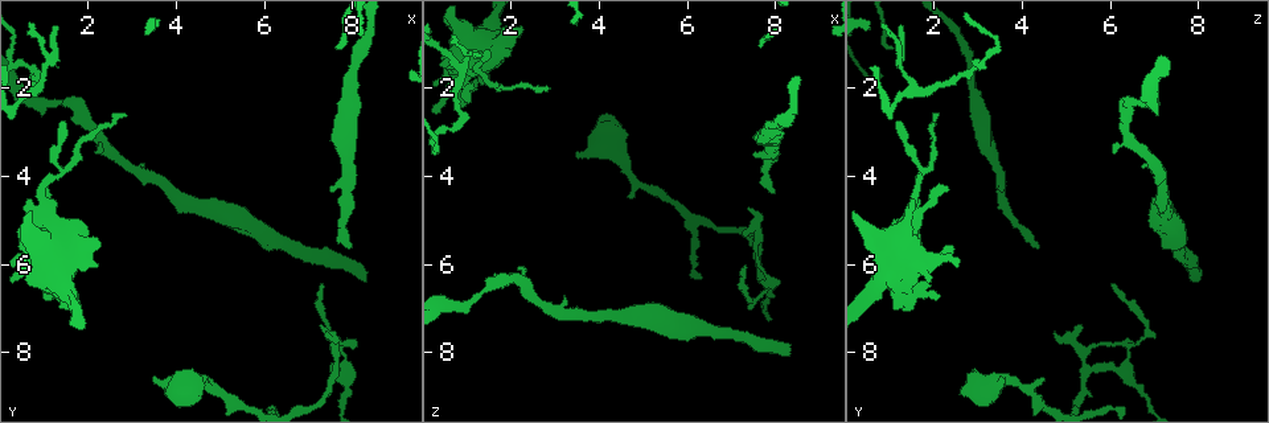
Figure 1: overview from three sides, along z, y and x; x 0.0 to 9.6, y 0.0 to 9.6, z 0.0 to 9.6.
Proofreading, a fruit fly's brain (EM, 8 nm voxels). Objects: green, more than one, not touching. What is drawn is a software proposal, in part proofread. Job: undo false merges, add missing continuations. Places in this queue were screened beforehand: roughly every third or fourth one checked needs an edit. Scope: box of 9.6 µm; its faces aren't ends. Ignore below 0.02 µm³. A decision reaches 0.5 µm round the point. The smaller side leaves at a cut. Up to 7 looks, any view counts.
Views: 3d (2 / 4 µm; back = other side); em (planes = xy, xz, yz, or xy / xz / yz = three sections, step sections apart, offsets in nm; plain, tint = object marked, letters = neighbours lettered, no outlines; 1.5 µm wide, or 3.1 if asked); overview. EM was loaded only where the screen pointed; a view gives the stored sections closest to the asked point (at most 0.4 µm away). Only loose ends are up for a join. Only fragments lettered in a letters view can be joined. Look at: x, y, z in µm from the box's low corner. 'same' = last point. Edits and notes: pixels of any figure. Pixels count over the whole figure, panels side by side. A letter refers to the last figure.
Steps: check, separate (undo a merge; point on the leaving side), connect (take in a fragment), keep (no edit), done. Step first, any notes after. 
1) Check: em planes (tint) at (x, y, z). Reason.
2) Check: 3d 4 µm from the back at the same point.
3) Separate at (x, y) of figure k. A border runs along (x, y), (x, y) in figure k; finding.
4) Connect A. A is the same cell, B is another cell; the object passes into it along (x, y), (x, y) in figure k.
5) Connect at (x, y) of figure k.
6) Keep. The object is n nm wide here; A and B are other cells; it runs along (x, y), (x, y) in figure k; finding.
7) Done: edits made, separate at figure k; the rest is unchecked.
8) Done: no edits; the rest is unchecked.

Check: 3d 4 µm at (8.30, 6.40, 8.05). End of a long branch.

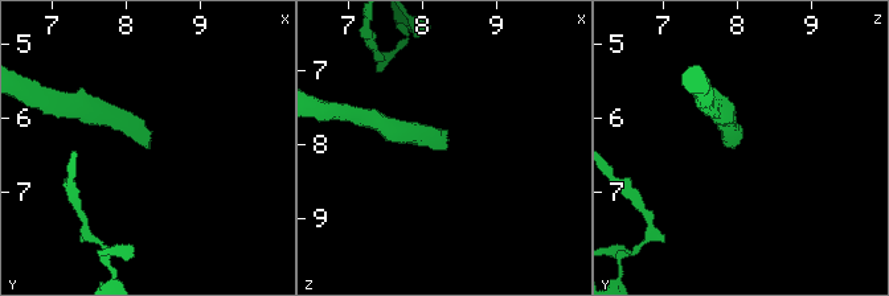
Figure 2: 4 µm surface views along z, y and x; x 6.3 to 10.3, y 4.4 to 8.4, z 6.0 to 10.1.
Check: em xz step 4 (tint) at (8.25, 6.40, 7.95). Now the EM.

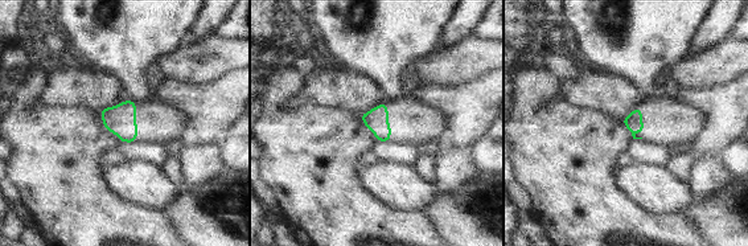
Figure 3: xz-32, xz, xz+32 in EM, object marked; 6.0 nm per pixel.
Check: em planes (letters) at the same point.

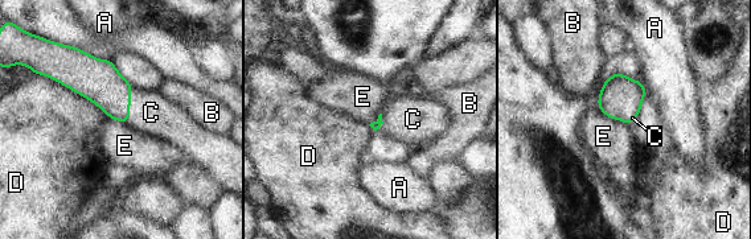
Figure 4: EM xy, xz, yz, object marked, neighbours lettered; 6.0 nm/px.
Connect C. C is the same cell, A, B, D and E are other cells; the object passes into it along (98, 81), (130, 106), (151, 112) in figure 4; it goes on there.

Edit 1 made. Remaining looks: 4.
Check: overview.

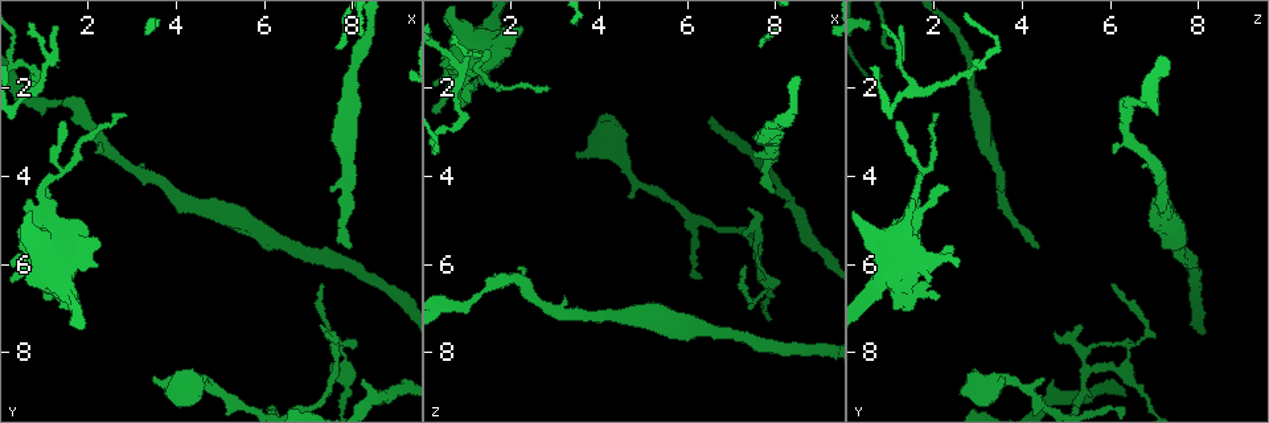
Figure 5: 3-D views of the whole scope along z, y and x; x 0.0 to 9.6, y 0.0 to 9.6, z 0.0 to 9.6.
Check: em planes (letters) at (7.40, 7.55, 4.75). An open end.

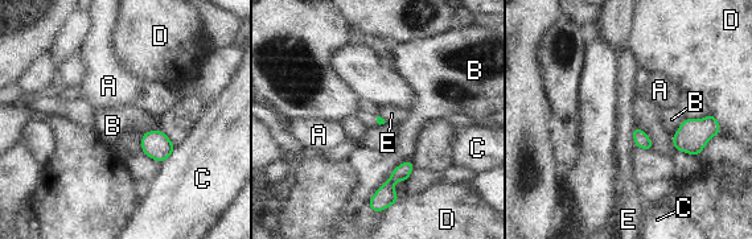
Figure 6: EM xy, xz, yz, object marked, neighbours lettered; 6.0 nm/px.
Keep. A, B, C, D and E are other cells; no lettered fragment goes on from it.

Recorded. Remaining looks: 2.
Check: 3d 2 µm at (8.00, 5.55, 4.45). Branch stops here.

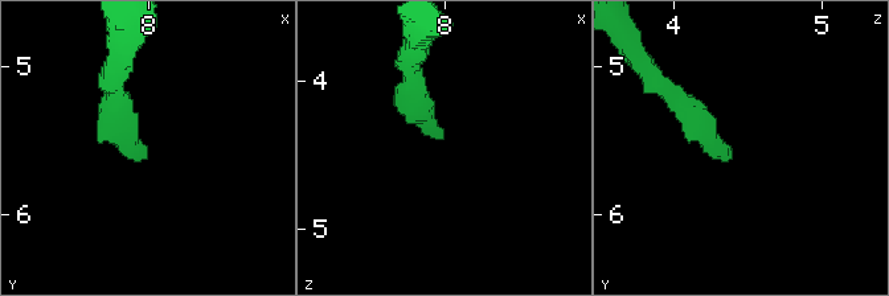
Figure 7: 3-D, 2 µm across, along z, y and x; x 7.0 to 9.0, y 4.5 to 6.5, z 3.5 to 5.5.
Check: em planes (letters) at (8.00, 5.58, 4.38). Shape alone is not enough.

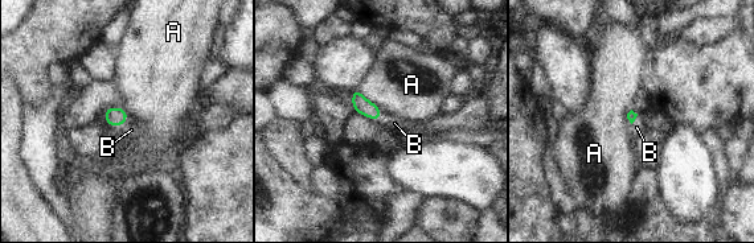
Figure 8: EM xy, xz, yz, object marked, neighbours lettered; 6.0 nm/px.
Connect B. B is the same cell, A is another cell; the object passes into it along (114, 116), (123, 124), (131, 130) in figure 8; the neuron continues.

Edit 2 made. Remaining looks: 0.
Done: edits made, connect at figure 4, connect at figure 8; the rest is unchecked.

